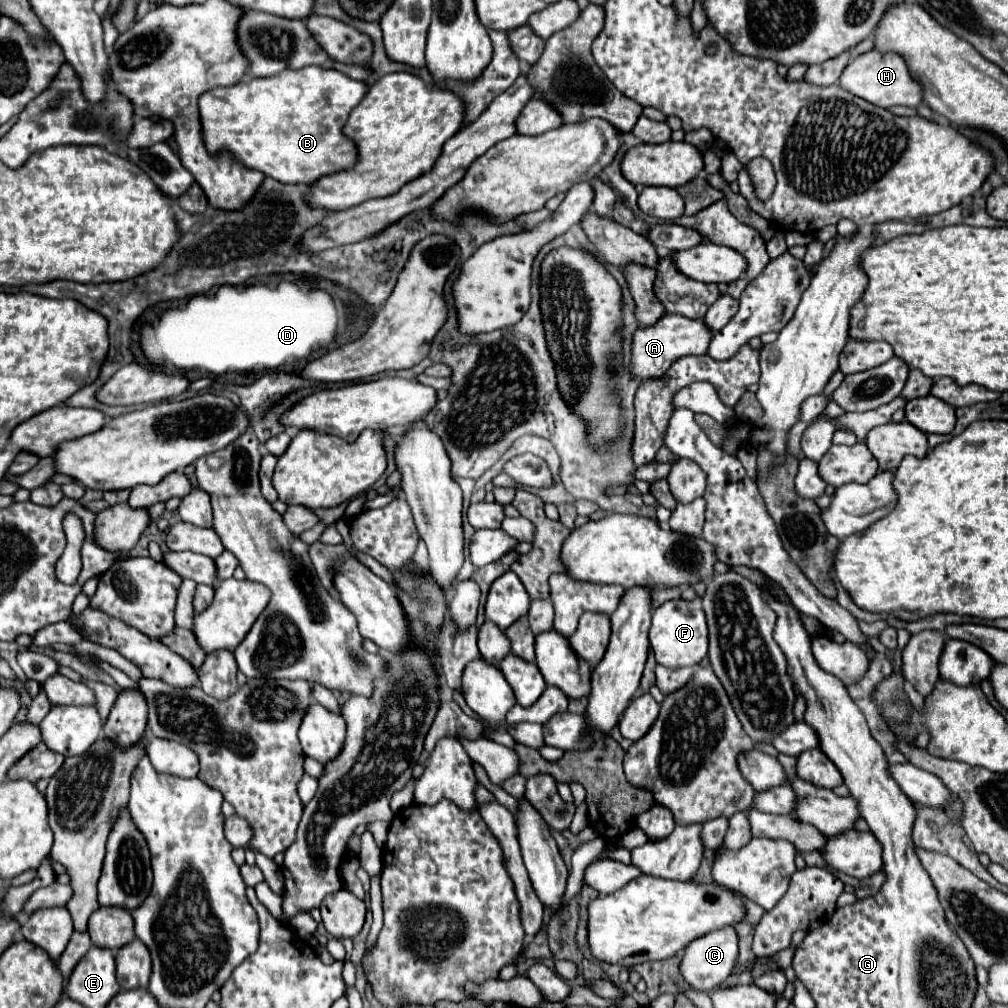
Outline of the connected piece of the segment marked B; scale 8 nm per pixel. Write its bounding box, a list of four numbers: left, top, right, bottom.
[199,65,367,185]

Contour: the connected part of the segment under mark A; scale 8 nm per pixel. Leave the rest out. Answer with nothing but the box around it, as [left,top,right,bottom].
[631,313,713,379]

